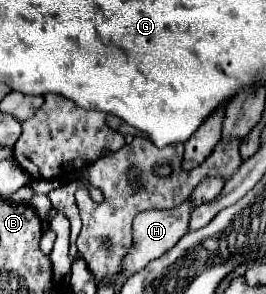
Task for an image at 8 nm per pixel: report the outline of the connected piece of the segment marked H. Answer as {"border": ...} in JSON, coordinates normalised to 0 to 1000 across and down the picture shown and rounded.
{"border":[[[692,687],[684,701],[662,701],[647,714],[549,714],[549,721],[526,721],[504,741],[504,762],[496,762],[496,837],[474,864],[474,878],[459,884],[451,932],[466,932],[481,946],[489,932],[511,932],[519,918],[534,918],[564,884],[602,878],[609,864],[624,864],[707,789],[714,714],[722,714],[714,687]]]}

